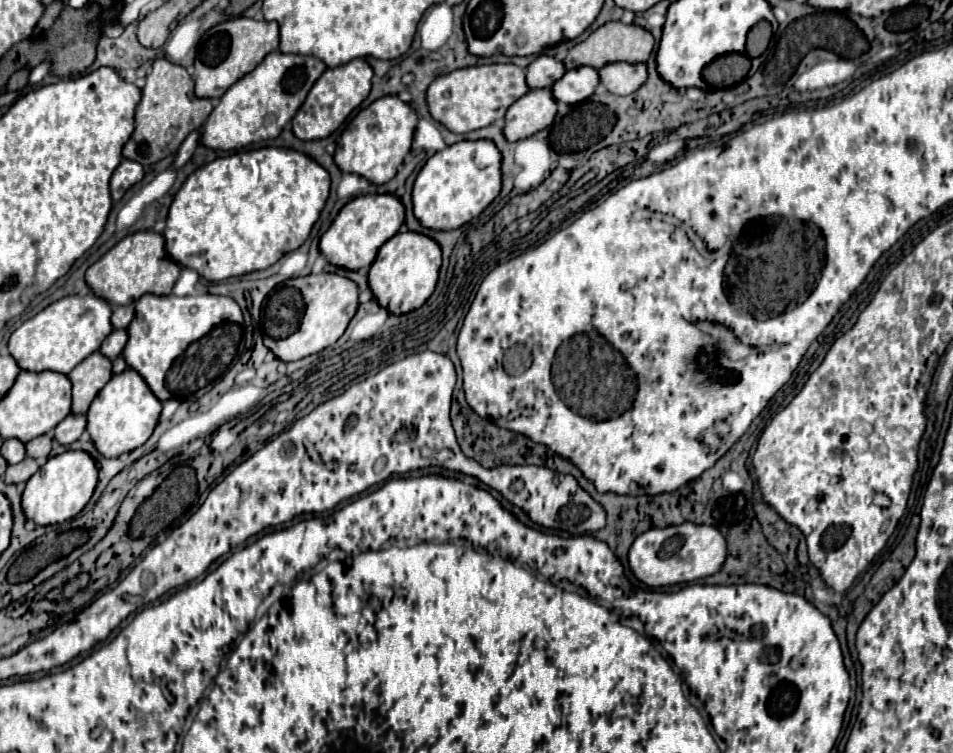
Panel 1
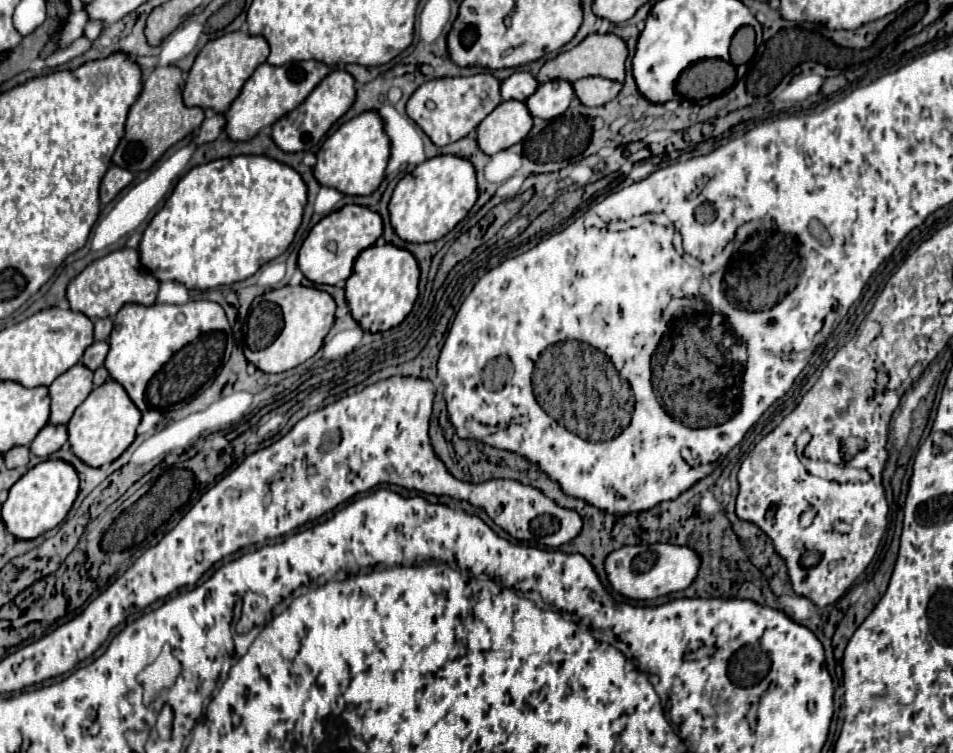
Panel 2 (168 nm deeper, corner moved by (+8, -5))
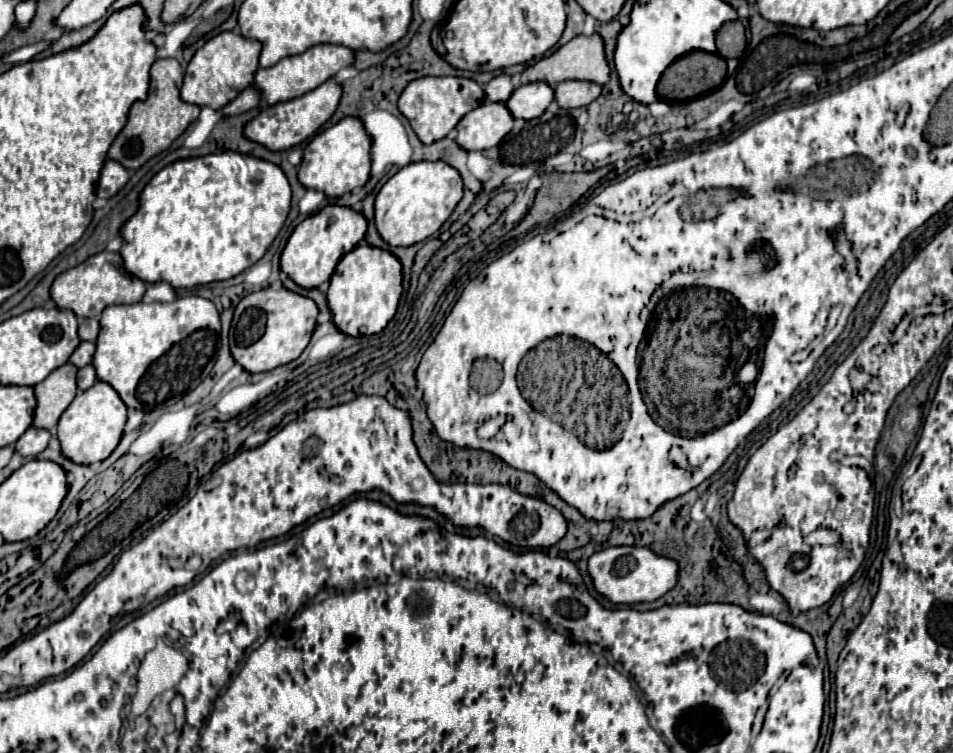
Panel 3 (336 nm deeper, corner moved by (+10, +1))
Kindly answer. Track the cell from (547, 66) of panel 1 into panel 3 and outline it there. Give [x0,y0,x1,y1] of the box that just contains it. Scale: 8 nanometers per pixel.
[484,74,514,102]

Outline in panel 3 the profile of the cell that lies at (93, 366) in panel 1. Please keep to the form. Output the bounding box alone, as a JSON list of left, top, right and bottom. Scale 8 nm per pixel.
[32,362,78,430]

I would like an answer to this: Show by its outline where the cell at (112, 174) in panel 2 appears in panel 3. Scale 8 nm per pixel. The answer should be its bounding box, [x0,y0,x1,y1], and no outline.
[98,160,128,198]

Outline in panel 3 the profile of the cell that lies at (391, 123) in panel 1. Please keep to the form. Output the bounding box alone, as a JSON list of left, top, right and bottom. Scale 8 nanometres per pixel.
[298,116,372,198]

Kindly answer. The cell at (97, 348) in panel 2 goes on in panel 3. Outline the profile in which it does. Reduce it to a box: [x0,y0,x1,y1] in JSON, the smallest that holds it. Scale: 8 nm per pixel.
[70,342,96,368]

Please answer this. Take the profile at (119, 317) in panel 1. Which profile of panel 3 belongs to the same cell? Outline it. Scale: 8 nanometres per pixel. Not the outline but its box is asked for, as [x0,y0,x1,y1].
[78,318,100,342]

